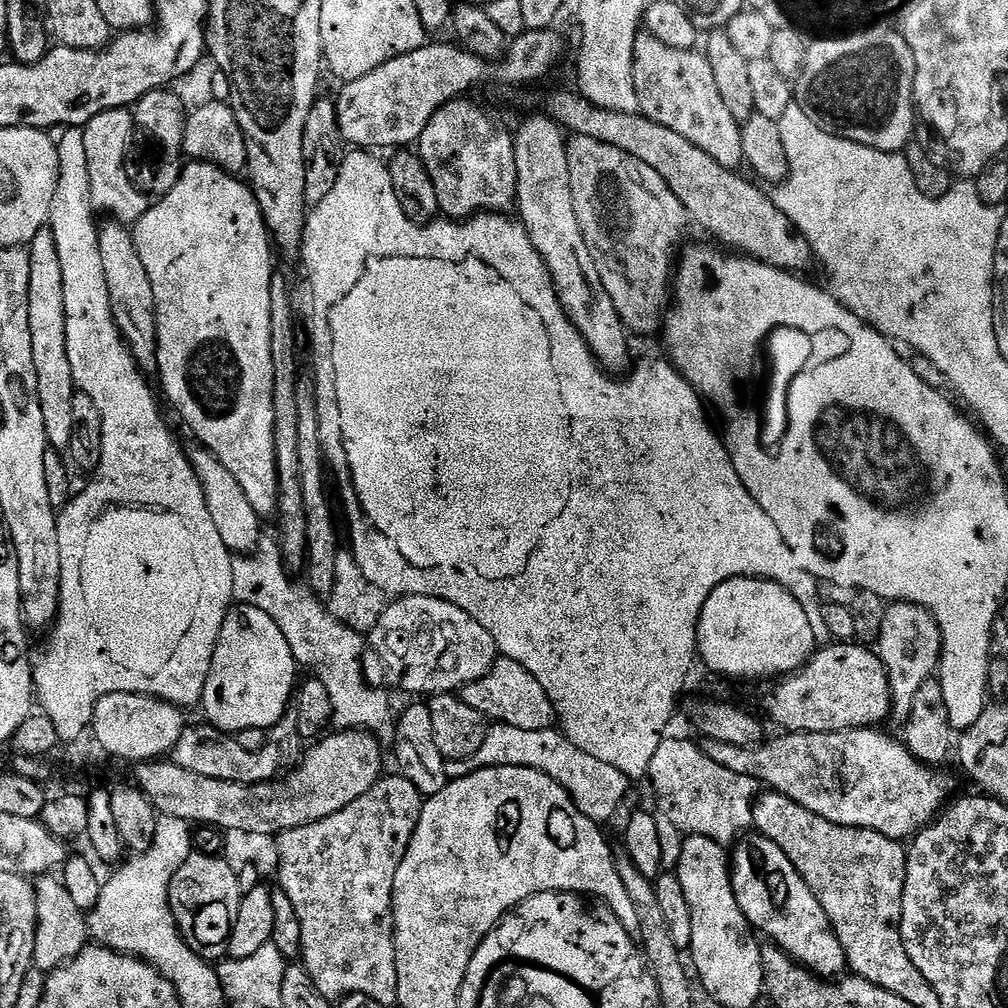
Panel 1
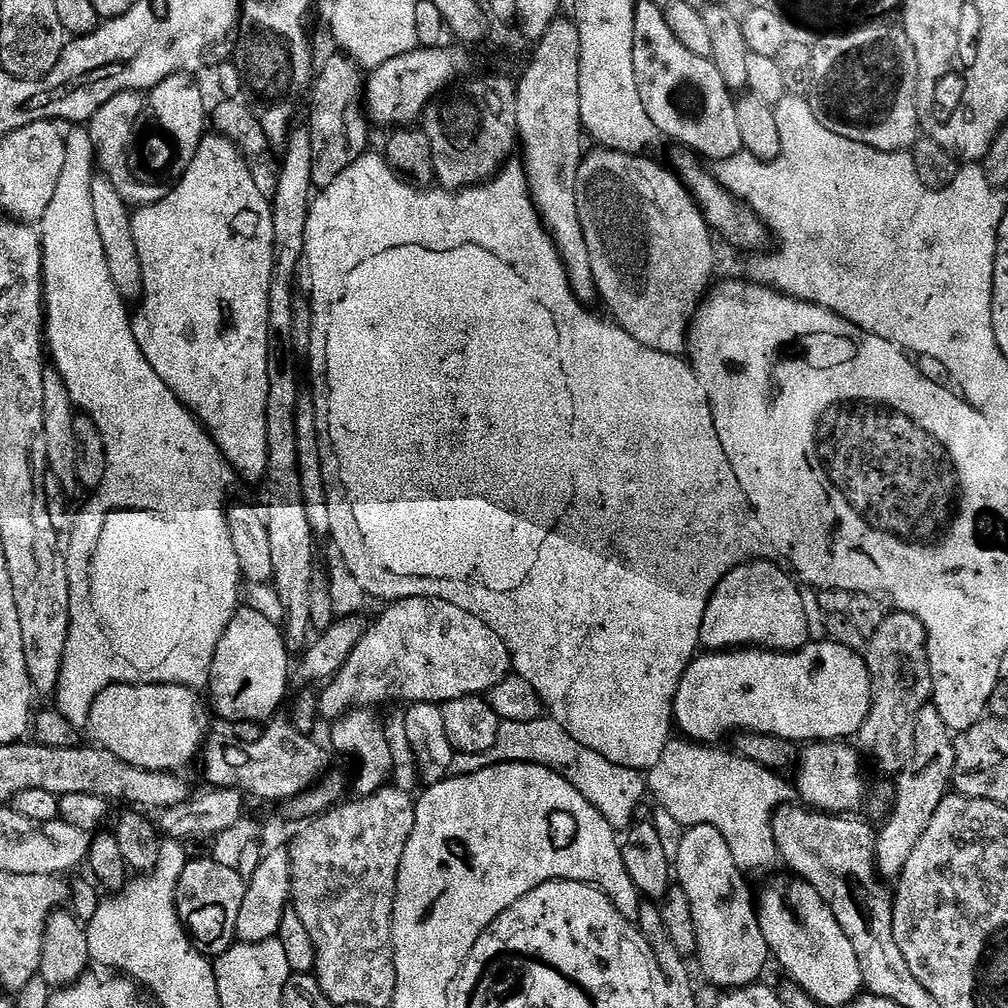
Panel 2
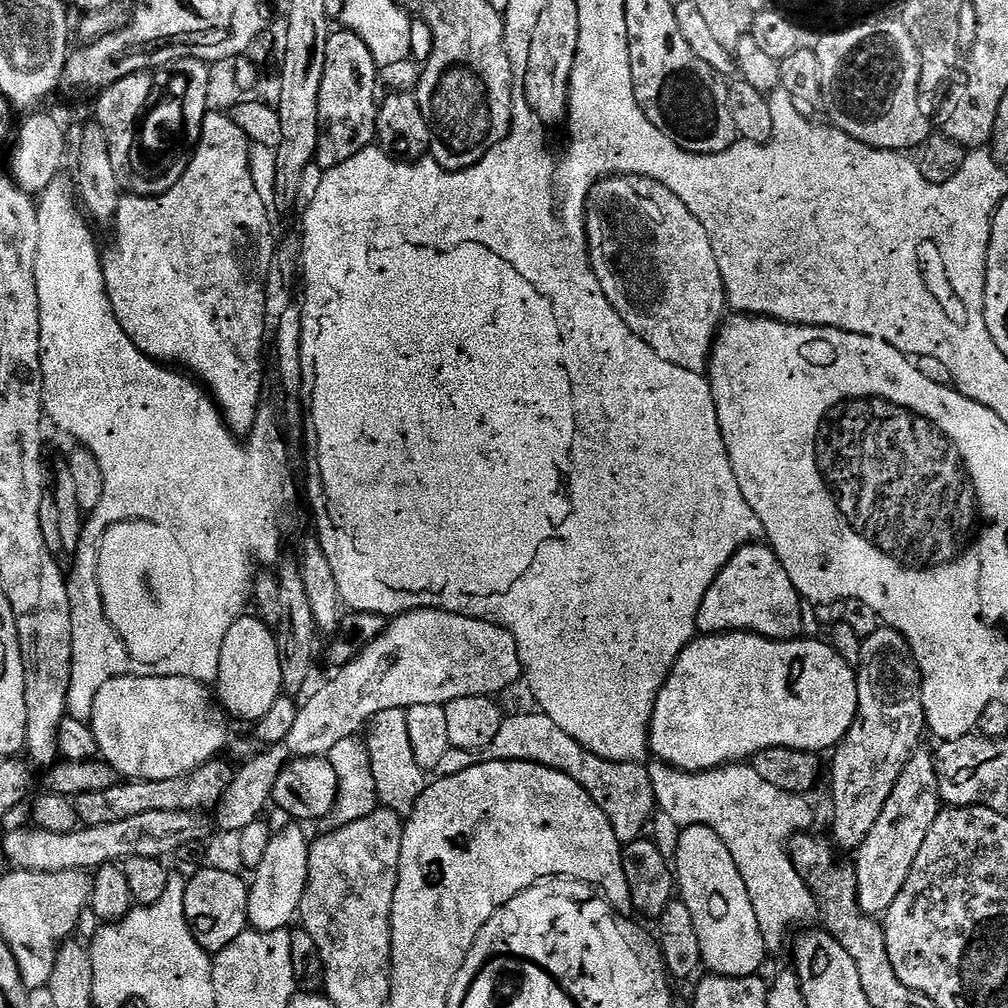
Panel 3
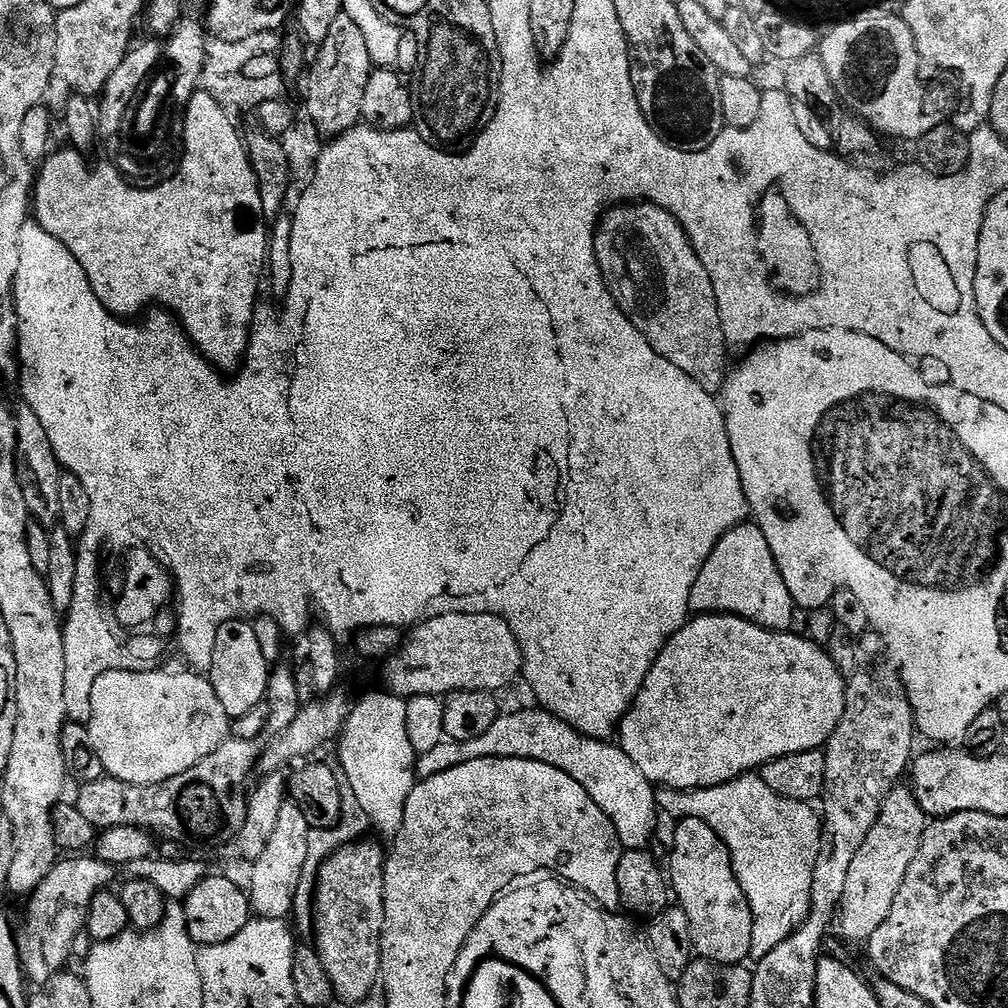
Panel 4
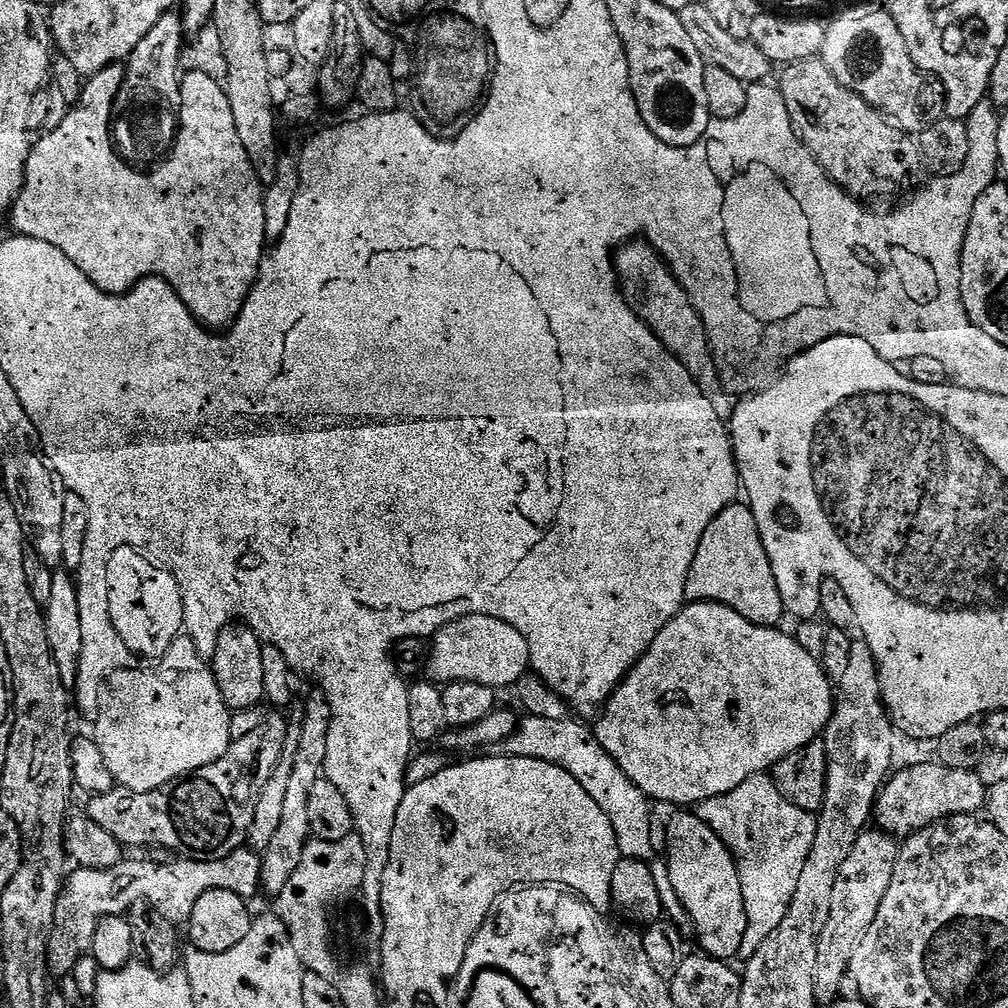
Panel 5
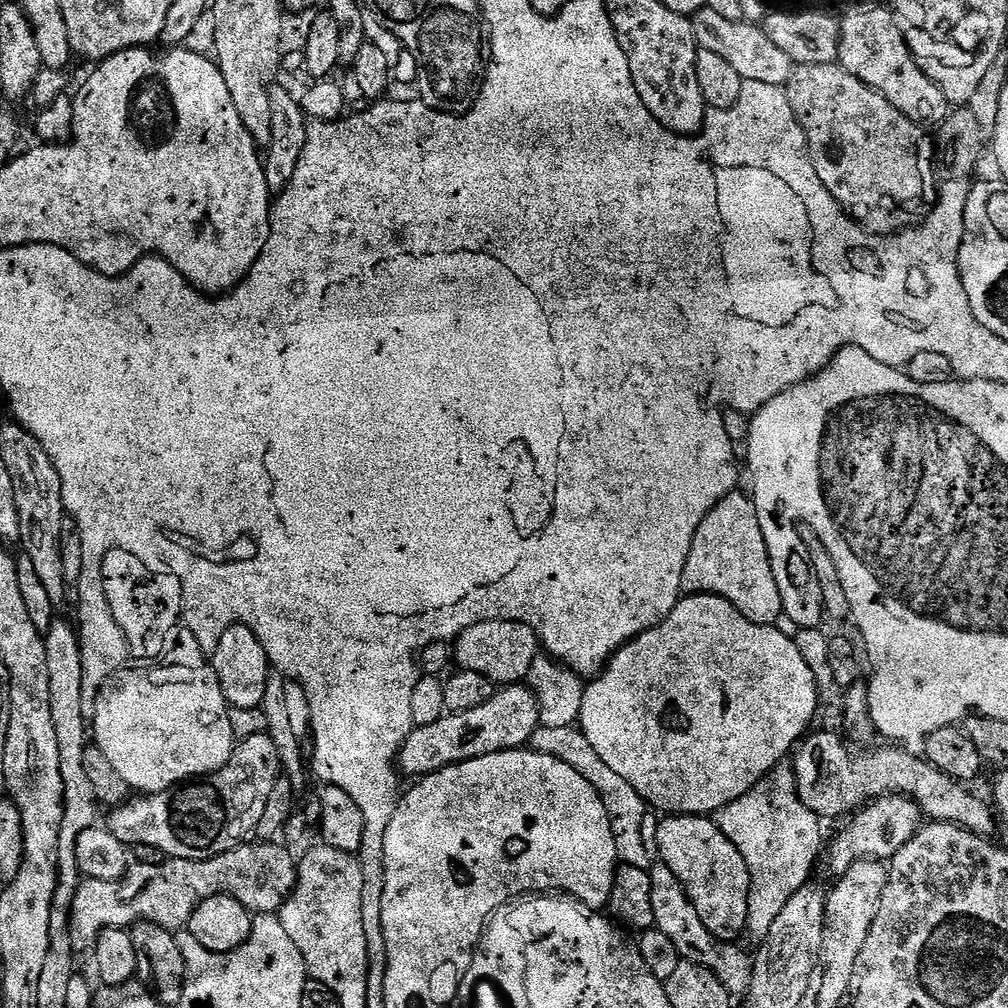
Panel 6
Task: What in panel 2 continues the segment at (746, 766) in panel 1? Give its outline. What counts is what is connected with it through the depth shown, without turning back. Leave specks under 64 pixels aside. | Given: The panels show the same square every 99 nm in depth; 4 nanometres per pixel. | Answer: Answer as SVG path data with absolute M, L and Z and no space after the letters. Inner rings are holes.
M812 742L800 756L800 773L794 779L795 787L798 789L798 796L805 805L819 810L824 814L852 814L855 808L864 804L864 795L868 788L864 785L864 768L860 765L862 756L855 747L847 748L849 745L844 742Z

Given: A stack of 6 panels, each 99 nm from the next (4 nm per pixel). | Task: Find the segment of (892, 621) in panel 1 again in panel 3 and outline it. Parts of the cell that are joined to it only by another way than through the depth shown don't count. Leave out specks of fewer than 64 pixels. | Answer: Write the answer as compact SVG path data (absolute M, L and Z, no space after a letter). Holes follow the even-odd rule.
M872 652L867 653L866 659L863 661L862 667L858 672L858 706L860 711L858 718L853 722L850 731L844 735L844 740L841 744L836 745L832 756L832 836L837 849L852 848L851 850L859 849L860 843L866 838L866 834L870 834L870 830L874 830L874 822L878 822L878 818L882 814L882 806L886 806L886 798L890 798L890 794L894 790L894 786L899 784L903 774L904 767L913 759L912 756L916 752L916 747L920 744L920 735L925 735L926 725L924 722L924 707L922 706L922 690L920 689L921 674L920 669L907 655L899 656L896 652Z

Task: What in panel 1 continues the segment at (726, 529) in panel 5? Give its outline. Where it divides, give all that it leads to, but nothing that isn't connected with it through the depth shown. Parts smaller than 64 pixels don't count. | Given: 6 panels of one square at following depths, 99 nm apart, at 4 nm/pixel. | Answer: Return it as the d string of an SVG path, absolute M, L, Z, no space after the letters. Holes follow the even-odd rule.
M739 576L733 580L722 582L706 598L706 606L702 606L702 614L696 627L696 651L699 663L705 664L712 672L720 676L729 676L732 680L772 680L799 672L811 661L818 648L818 637L814 634L814 626L810 626L810 618L806 610L778 582L759 580L757 576Z

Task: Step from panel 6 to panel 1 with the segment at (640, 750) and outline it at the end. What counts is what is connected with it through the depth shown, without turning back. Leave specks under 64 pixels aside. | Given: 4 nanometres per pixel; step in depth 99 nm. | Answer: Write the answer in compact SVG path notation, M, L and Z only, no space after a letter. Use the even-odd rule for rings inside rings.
M832 642L829 648L821 647L819 651L813 655L811 661L804 665L799 672L793 672L790 676L785 676L775 685L776 689L768 696L768 712L772 715L772 720L776 724L781 724L781 729L789 732L845 732L851 728L870 728L880 726L885 719L889 719L892 711L892 691L890 690L890 682L888 675L884 669L883 662L880 661L879 655L875 651L872 652L871 647L865 646L860 642Z

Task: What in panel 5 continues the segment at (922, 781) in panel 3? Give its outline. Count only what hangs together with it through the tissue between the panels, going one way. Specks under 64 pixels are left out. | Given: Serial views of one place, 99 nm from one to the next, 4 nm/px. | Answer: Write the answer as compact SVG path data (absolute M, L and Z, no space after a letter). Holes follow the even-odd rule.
M865 830L861 834L854 850L850 850L850 858L842 862L840 881L836 887L836 905L830 914L830 922L826 922L824 933L820 936L820 971L816 978L816 990L821 997L830 995L839 986L840 979L849 975L854 950L862 946L866 930L870 930L874 918L878 918L882 898L886 898L886 890L890 890L890 882L900 860L901 845L897 837L883 830L872 831Z

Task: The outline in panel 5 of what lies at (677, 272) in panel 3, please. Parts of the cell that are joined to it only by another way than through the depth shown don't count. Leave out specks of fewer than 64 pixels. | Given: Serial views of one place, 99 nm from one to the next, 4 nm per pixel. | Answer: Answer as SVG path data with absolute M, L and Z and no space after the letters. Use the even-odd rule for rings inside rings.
M637 238L615 249L614 259L616 262L616 276L620 280L620 290L628 302L628 307L632 308L637 318L664 343L664 347L684 367L685 373L691 376L694 383L700 387L701 393L706 397L706 400L712 403L712 412L716 415L713 417L720 422L731 421L737 401L732 400L730 393L724 392L724 384L720 381L722 369L716 365L716 359L712 357L708 342L708 327L704 325L704 317L696 308L695 301L692 300L686 289L680 285L680 281L672 273L669 261L644 238Z

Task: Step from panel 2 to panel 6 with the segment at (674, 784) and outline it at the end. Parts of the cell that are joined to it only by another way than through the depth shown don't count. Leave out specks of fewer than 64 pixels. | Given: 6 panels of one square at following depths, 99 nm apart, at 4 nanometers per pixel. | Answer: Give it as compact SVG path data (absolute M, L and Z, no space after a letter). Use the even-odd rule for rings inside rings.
M788 762L777 764L767 776L763 776L750 790L746 790L746 794L742 794L742 798L734 798L734 802L722 806L714 813L714 819L718 830L722 830L722 834L726 834L726 838L730 838L730 842L734 842L738 854L742 854L742 858L750 870L747 931L753 932L756 938L762 938L766 934L770 934L770 926L774 926L778 914L782 914L786 902L790 902L790 898L794 898L794 894L798 894L802 885L809 883L811 876L808 875L812 872L816 855L819 852L821 855L822 852L822 844L820 848L822 820L799 800L793 765Z

